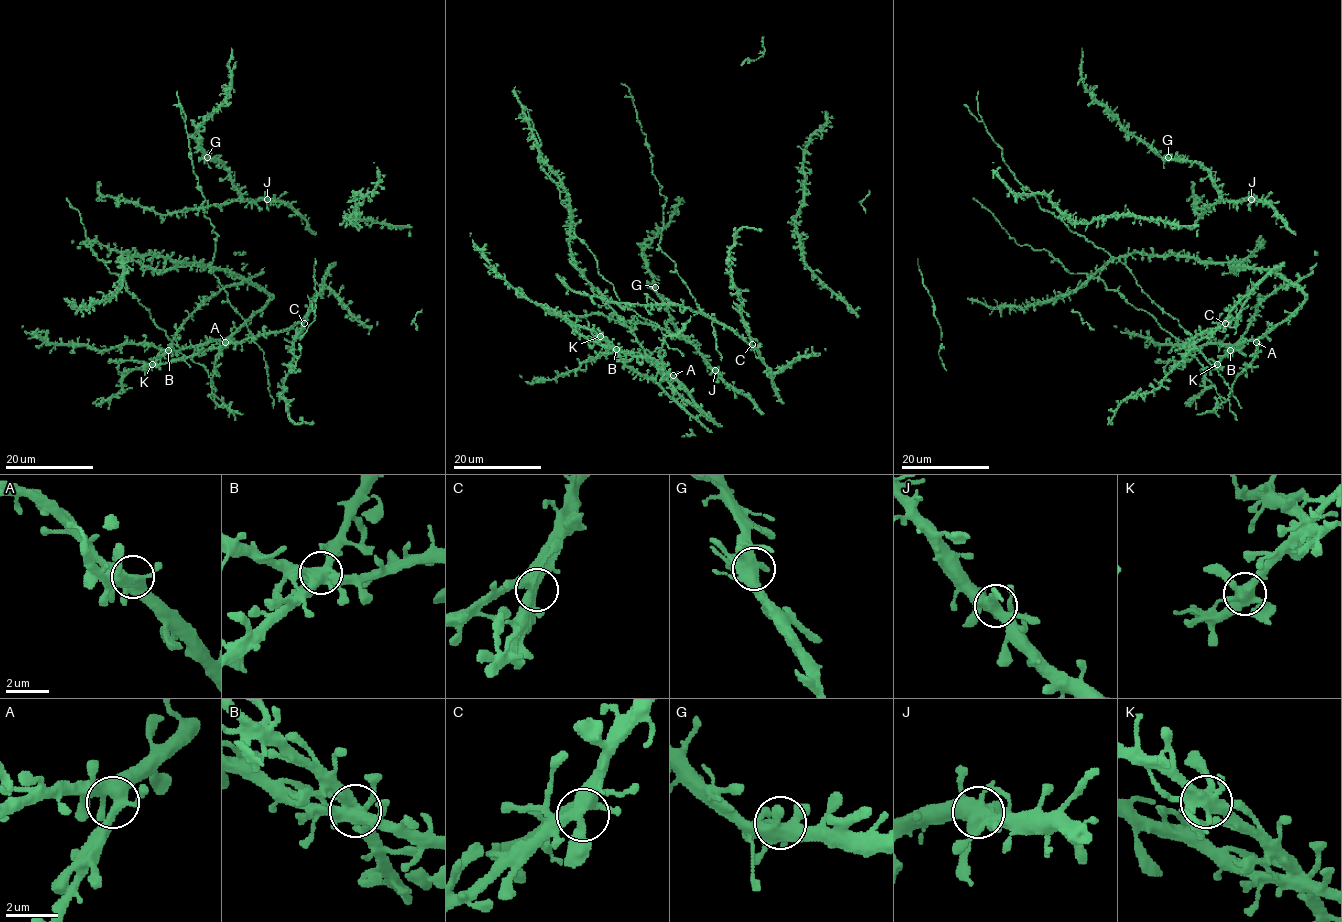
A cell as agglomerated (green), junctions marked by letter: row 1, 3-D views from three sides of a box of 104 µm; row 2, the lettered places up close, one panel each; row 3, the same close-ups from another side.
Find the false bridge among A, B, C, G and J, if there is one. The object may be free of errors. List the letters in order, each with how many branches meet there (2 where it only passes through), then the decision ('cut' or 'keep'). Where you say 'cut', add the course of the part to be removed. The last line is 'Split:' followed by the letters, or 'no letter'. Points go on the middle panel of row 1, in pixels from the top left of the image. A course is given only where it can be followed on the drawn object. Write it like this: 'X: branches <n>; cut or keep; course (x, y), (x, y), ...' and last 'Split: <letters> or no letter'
A: branches 6; keep
B: branches 7; keep
C: branches 6; keep
G: branches 6; keep
J: branches 6; keep
Split: no letter

